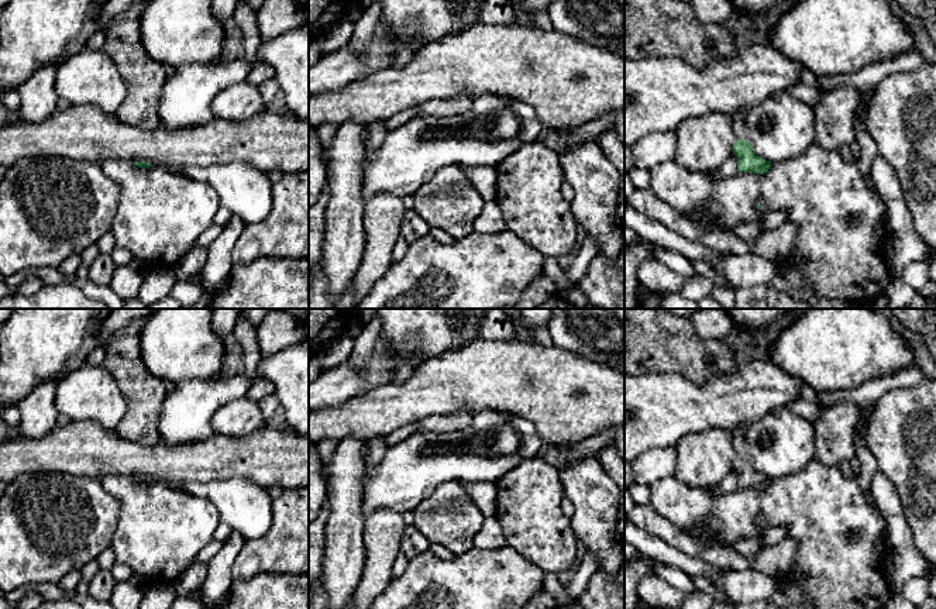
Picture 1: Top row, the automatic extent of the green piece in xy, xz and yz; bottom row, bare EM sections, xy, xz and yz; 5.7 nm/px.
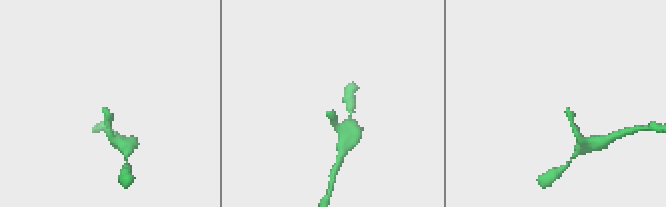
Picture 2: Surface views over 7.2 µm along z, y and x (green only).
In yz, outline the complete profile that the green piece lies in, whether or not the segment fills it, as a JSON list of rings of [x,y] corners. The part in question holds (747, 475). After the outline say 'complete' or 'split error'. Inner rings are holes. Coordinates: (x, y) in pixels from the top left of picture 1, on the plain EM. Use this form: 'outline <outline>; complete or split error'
outline [[[737,427],[730,431],[733,437],[733,448],[736,457],[733,460],[733,471],[737,472],[737,488],[754,488],[765,489],[768,488],[771,478],[757,472],[751,464],[751,460],[747,457],[747,437],[746,431],[741,427]]]; split error

